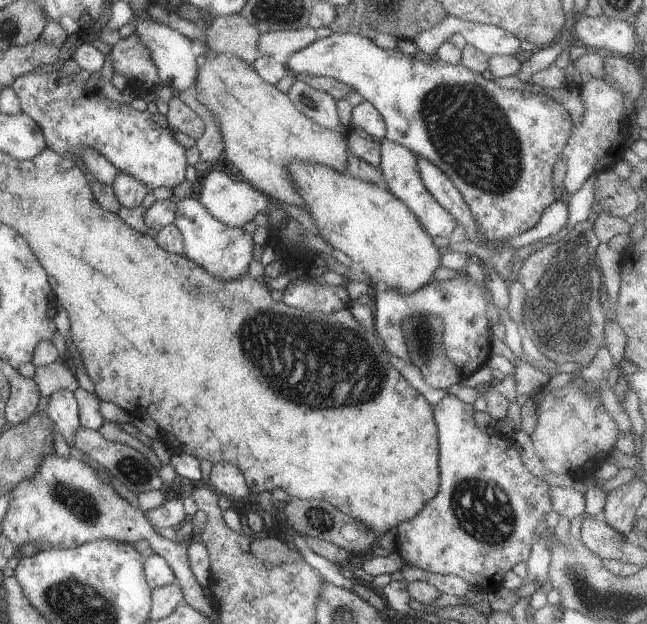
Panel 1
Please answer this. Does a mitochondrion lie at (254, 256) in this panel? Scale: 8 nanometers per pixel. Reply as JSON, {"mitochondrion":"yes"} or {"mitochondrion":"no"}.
{"mitochondrion":"no"}

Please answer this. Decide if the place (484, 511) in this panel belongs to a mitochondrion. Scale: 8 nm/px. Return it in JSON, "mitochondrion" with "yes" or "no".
{"mitochondrion":"yes"}

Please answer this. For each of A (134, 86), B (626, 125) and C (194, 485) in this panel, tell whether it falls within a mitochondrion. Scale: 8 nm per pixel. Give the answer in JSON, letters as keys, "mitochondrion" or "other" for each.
{"A":"other","B":"other","C":"other"}

